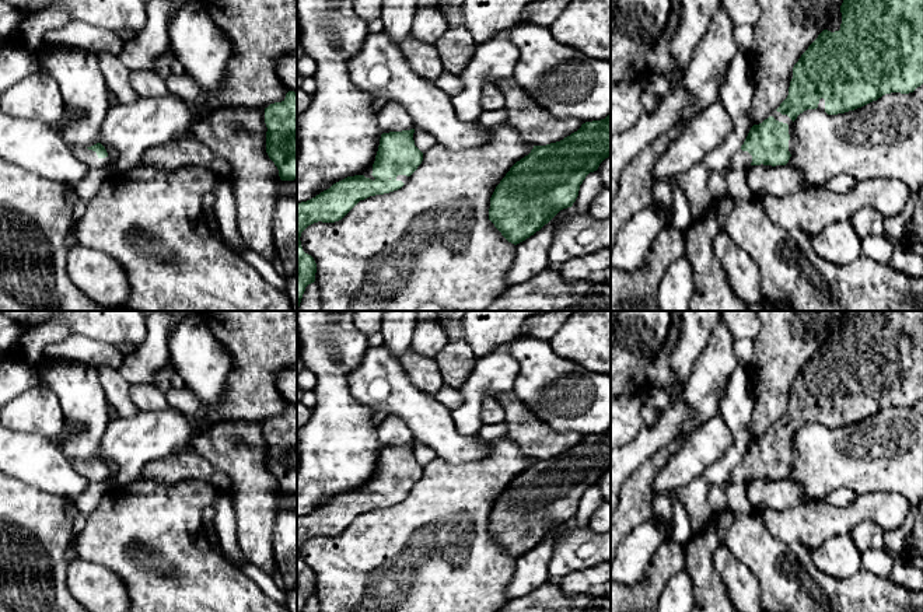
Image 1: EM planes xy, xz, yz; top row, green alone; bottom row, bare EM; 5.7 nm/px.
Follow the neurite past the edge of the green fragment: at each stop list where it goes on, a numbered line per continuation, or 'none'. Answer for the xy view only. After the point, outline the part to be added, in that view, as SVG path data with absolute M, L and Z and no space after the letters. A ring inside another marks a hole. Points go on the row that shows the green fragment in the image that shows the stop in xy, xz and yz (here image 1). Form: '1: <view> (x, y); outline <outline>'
1: xy (98, 170); outline M73 147L71 150L73 154L87 165L87 174L73 186L78 196L78 203L74 209L70 234L66 238L67 251L76 244L74 230L78 220L84 216L87 204L98 193L111 174L109 157L99 158L95 151L88 150L87 147Z

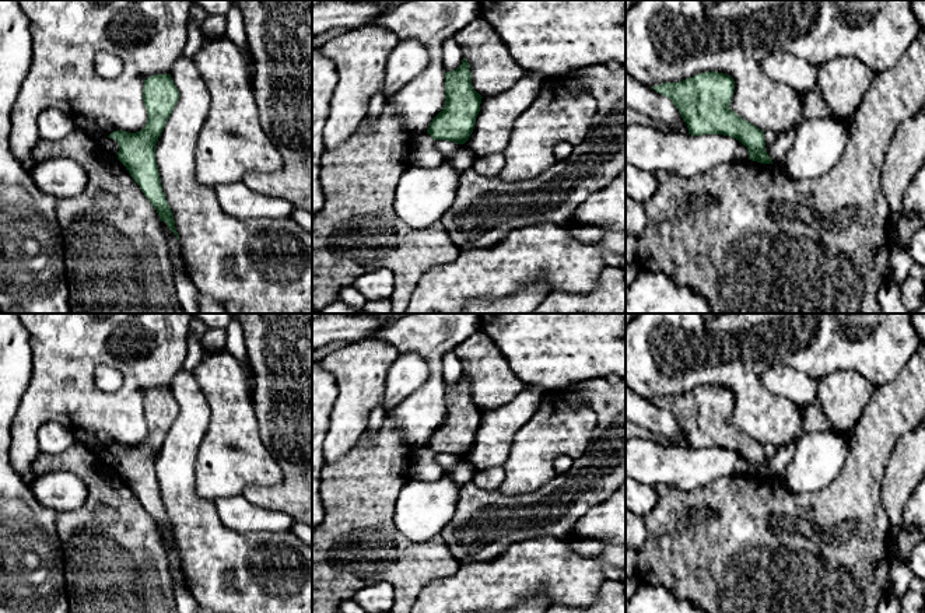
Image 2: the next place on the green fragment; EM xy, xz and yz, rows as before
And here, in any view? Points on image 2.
none

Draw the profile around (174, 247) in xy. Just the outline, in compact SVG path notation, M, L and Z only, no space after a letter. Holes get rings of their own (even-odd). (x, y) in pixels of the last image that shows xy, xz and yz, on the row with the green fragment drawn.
M161 221L162 231L167 237L171 259L182 259L182 248L175 234L168 228L167 223Z

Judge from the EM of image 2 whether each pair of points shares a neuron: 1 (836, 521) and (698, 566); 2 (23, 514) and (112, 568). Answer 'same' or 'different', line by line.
1: same
2: different

